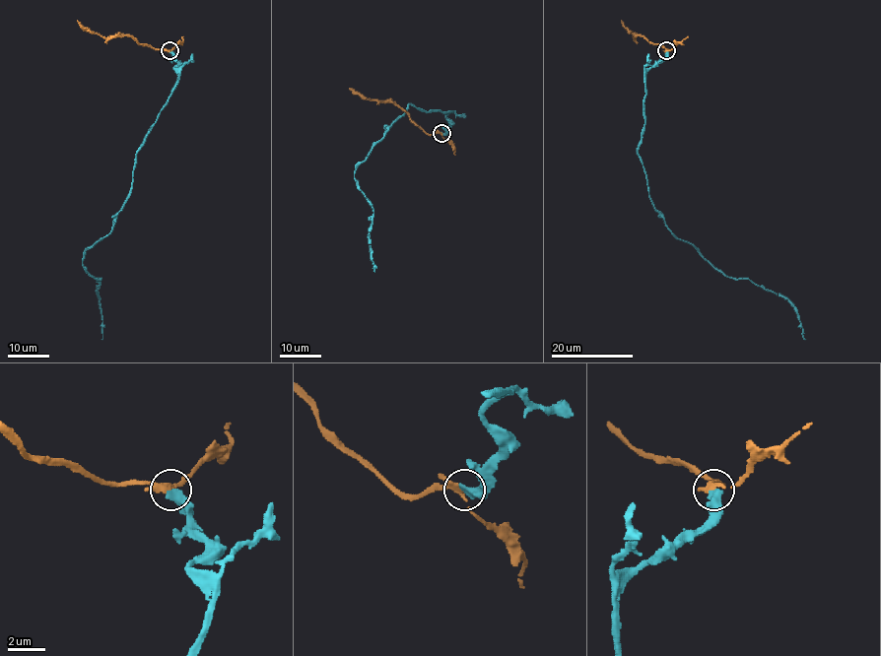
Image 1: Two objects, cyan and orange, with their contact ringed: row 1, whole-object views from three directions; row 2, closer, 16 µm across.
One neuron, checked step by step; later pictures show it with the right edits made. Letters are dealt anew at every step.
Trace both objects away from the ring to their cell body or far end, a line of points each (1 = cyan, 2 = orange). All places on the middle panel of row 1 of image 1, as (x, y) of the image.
1: (442, 133), (450, 112), (424, 111), (409, 104), (357, 164), (357, 187), (373, 212), (370, 249), (374, 272)
2: (442, 133), (427, 134), (394, 103), (362, 98), (349, 88)

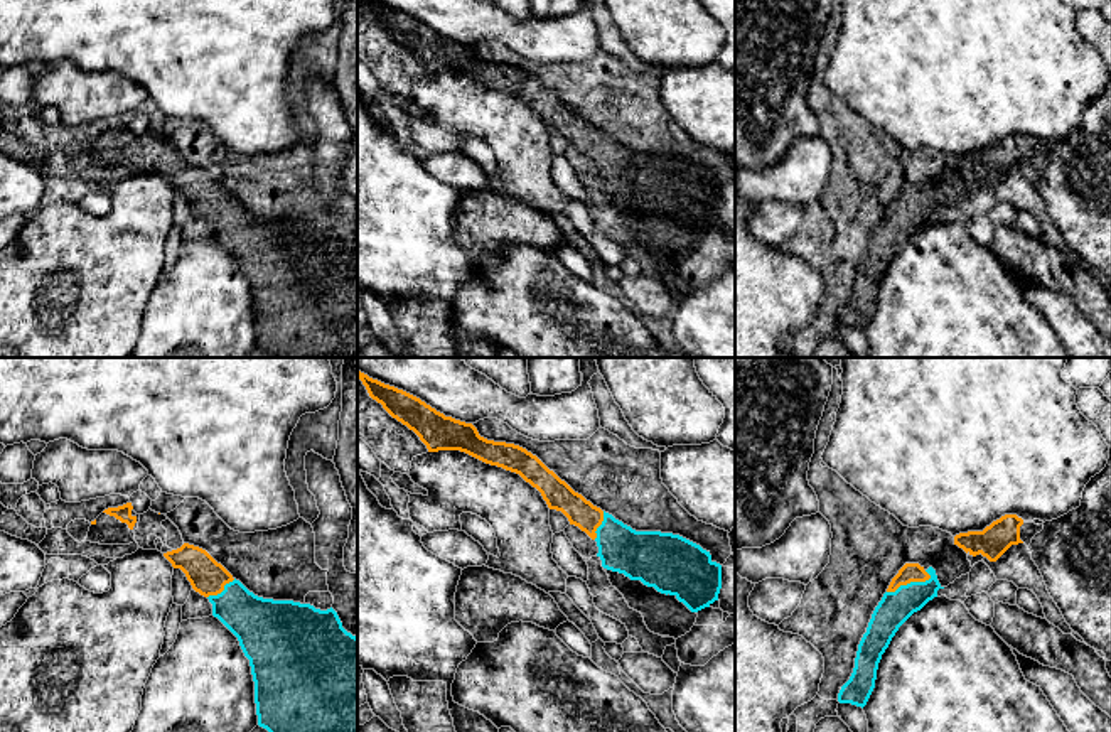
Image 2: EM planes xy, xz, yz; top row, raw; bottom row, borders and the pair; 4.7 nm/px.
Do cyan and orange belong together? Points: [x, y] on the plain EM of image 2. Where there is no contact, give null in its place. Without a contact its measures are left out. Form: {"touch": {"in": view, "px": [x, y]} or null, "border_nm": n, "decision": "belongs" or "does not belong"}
{"touch": {"in": "yz", "px": [911, 204]}, "border_nm": 240, "decision": "belongs"}

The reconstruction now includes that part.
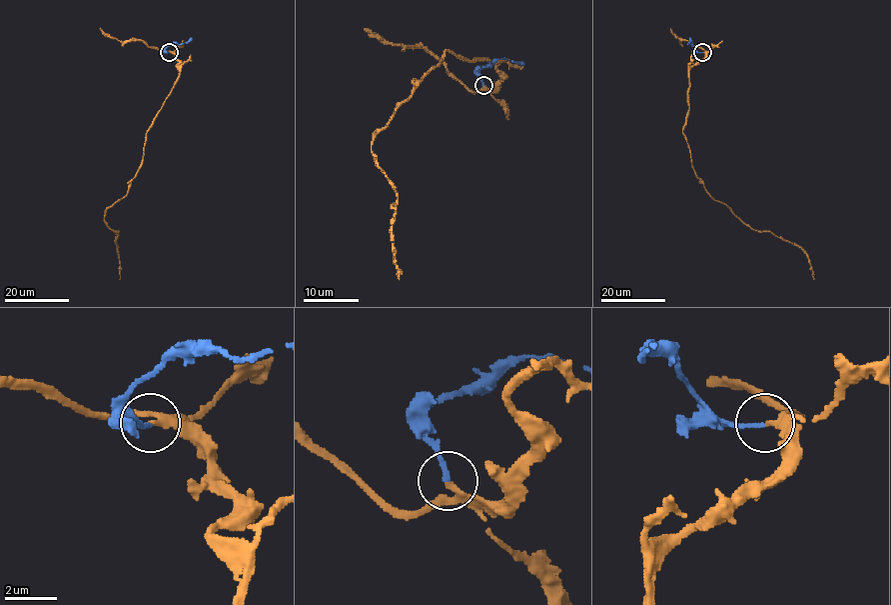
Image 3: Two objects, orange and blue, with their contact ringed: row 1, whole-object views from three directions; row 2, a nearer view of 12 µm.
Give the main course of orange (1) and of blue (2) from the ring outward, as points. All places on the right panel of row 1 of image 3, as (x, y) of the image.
1: (703, 52), (689, 70), (683, 132), (696, 176), (707, 193), (754, 230), (797, 244), (815, 279)
2: (703, 52), (687, 44), (691, 38)

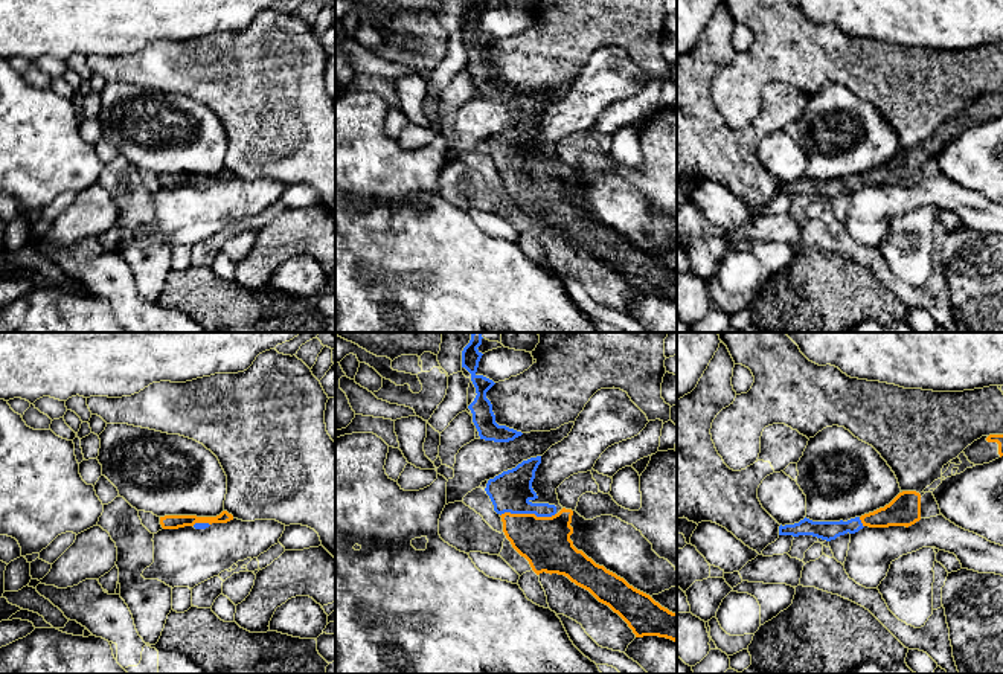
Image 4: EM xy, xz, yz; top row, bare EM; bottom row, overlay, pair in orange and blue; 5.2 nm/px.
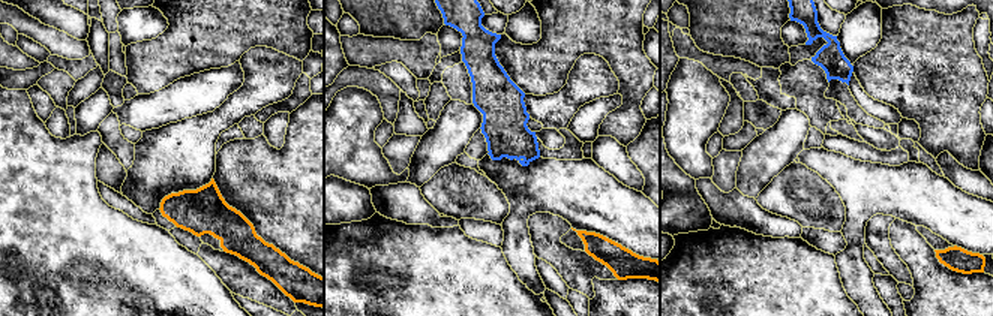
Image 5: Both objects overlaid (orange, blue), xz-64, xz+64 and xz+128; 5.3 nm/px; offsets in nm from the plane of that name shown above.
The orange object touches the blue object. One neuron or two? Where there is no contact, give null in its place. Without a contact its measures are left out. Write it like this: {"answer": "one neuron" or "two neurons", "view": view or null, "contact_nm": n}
{"answer": "one neuron", "view": "xz", "contact_nm": 300}

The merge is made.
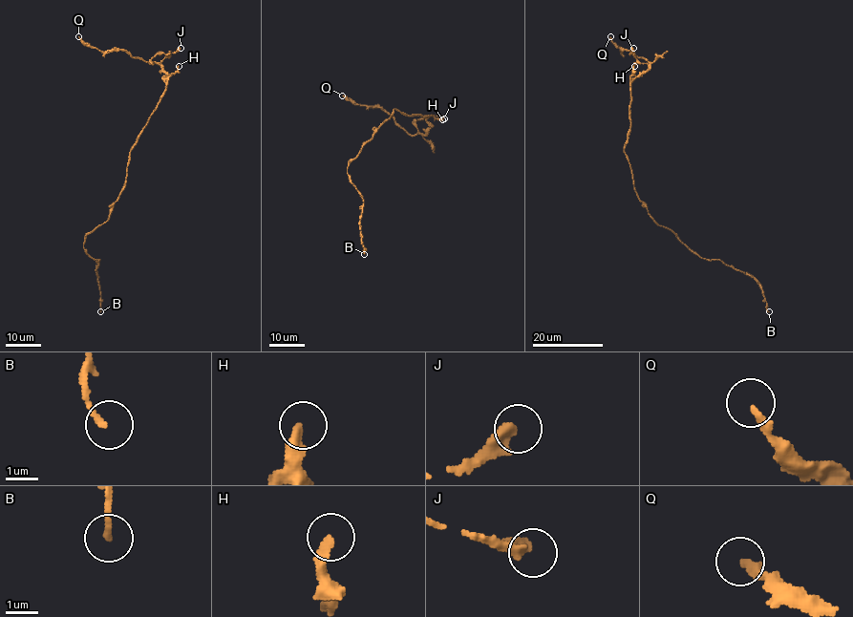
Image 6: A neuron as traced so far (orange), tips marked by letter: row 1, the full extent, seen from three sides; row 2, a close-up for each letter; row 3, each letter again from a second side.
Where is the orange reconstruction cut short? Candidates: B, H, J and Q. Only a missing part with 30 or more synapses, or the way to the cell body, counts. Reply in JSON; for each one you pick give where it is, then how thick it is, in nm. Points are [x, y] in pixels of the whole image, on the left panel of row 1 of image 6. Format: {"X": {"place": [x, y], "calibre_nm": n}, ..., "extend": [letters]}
{"Q": {"place": [78, 36], "calibre_nm": 220}, "extend": ["Q"]}

